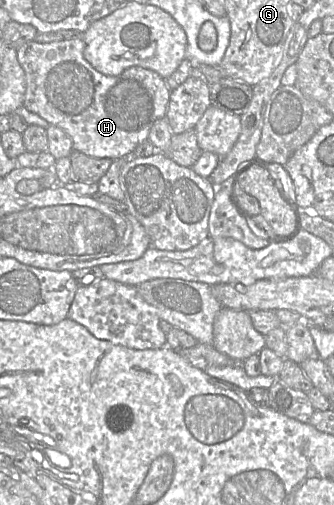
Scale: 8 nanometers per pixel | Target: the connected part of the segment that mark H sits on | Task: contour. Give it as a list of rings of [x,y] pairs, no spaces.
[[[81,36],[49,43],[33,40],[19,47],[17,57],[27,83],[23,106],[61,128],[72,139],[73,150],[95,158],[132,157],[134,149],[148,139],[153,124],[165,118],[171,90],[157,72],[139,66],[127,68],[115,76],[102,74],[84,58],[84,49]]]

